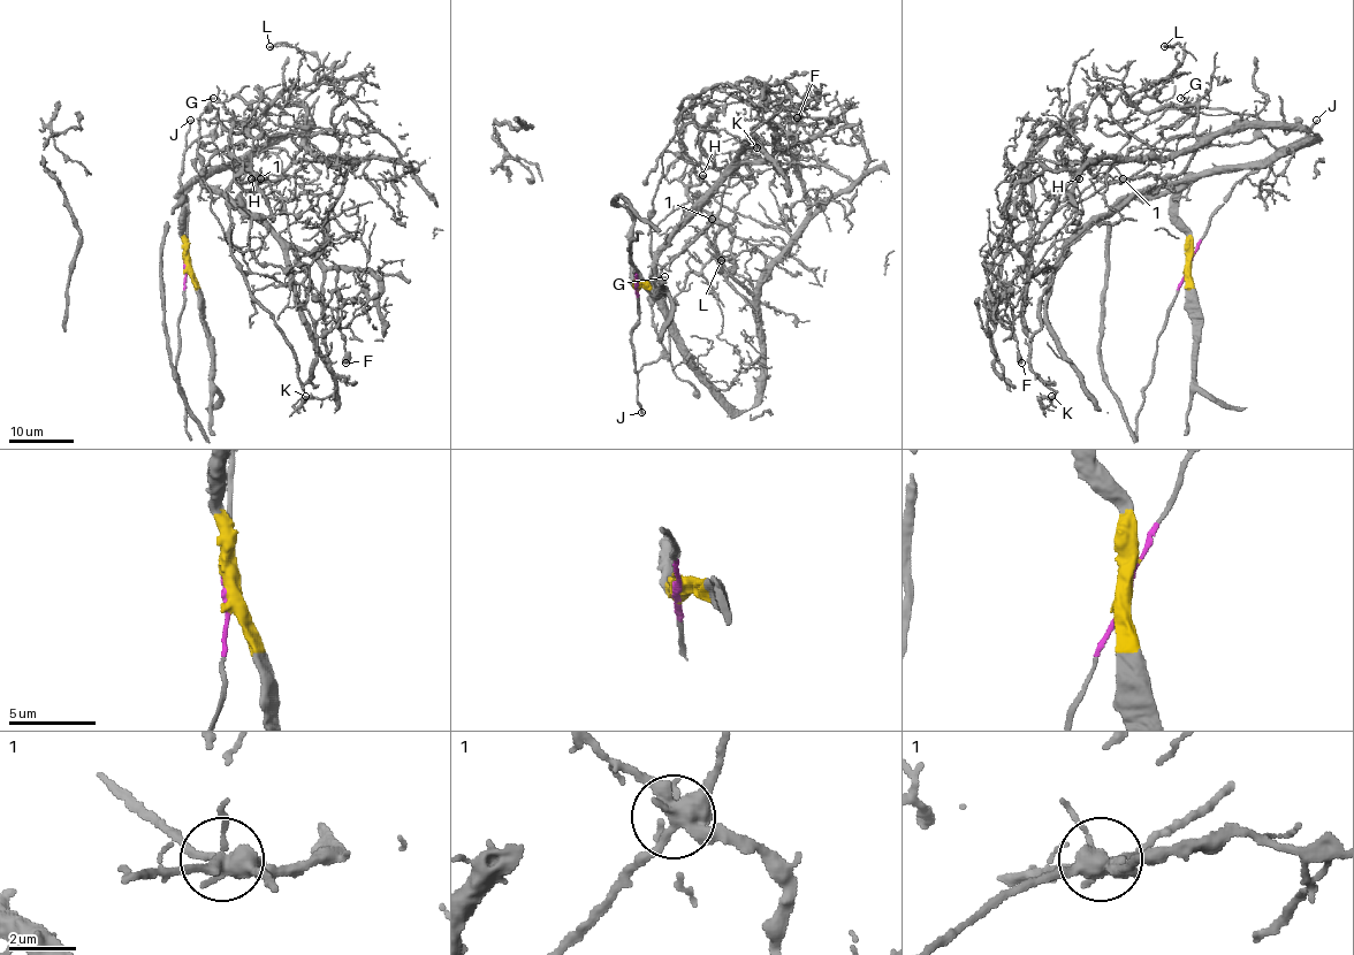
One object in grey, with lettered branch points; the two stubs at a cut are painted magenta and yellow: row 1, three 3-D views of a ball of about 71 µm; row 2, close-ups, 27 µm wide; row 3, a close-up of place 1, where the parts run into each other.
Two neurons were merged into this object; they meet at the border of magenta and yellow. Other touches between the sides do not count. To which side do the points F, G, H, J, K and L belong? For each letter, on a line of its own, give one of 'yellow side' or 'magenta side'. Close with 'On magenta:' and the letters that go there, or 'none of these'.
F: magenta side
G: magenta side
H: yellow side
J: magenta side
K: yellow side
L: yellow side
On magenta: F, G, J

